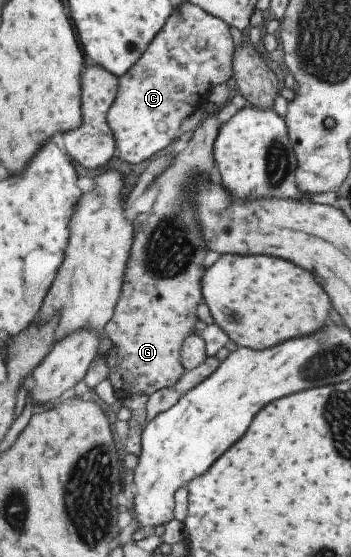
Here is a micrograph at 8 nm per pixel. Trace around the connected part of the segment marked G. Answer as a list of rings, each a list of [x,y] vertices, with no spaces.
[[[217,113],[202,120],[192,139],[182,151],[174,155],[171,164],[160,173],[154,181],[158,187],[158,194],[154,198],[150,213],[140,213],[135,223],[145,222],[144,229],[134,232],[130,261],[127,265],[126,277],[122,286],[122,293],[116,306],[114,317],[107,323],[106,336],[111,339],[112,347],[105,355],[109,368],[109,380],[113,386],[115,397],[125,400],[135,395],[155,394],[161,388],[174,387],[186,373],[182,363],[182,348],[184,342],[191,335],[195,335],[197,326],[197,306],[205,303],[202,280],[206,276],[205,256],[207,248],[203,227],[196,215],[196,182],[198,177],[209,177],[215,170],[214,144],[220,133],[221,124]]]

